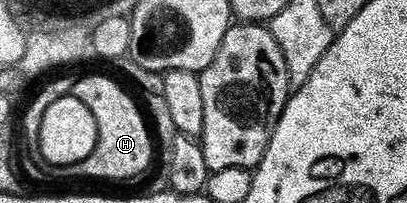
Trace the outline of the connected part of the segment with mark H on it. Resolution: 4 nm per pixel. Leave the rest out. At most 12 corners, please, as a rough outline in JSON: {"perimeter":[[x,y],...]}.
{"perimeter":[[106,75],[72,94],[96,117],[98,140],[77,175],[138,179],[156,139],[138,103]]}

